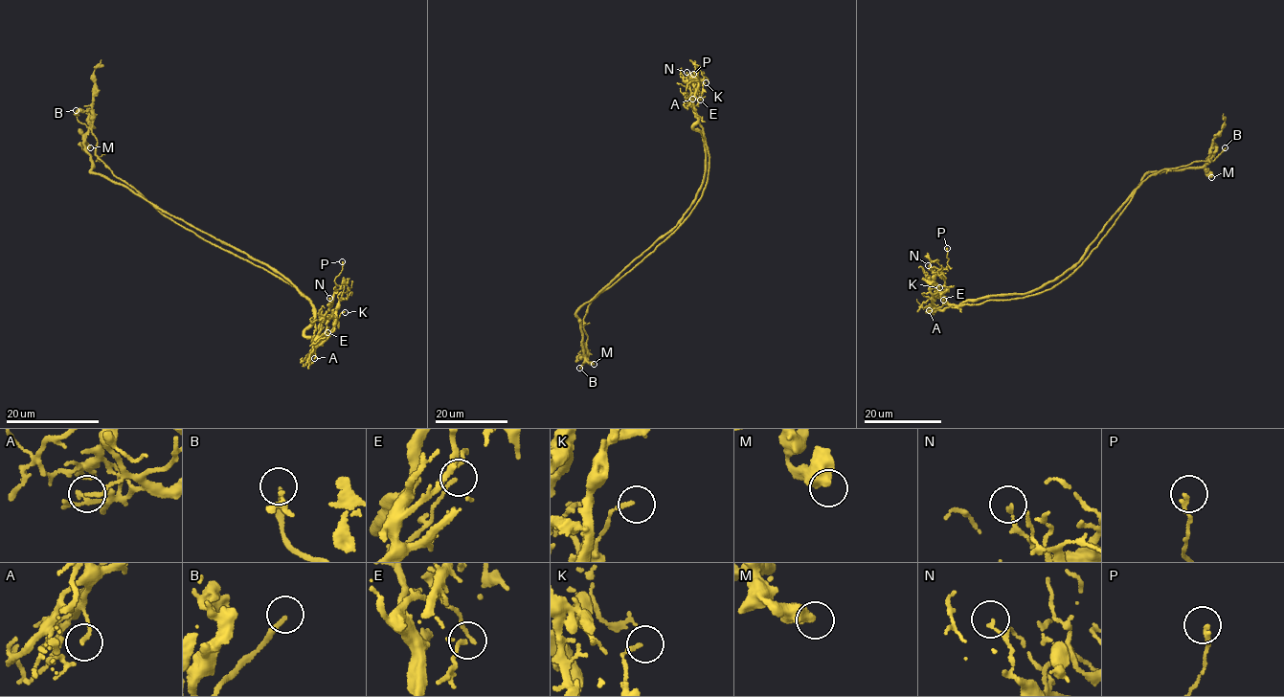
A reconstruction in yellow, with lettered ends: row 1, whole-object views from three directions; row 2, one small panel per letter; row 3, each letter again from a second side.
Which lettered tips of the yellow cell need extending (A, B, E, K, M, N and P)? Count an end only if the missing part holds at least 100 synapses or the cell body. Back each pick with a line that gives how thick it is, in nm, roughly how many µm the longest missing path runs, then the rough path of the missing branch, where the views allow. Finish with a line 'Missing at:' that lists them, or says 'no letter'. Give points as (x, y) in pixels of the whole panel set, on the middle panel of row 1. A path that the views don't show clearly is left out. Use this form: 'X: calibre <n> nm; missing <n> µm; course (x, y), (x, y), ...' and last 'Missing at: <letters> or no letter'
B: calibre 200 nm; missing 25 µm; course (579, 368), (568, 377), (567, 382), (593, 390), (605, 399), (618, 400)
Missing at: B

